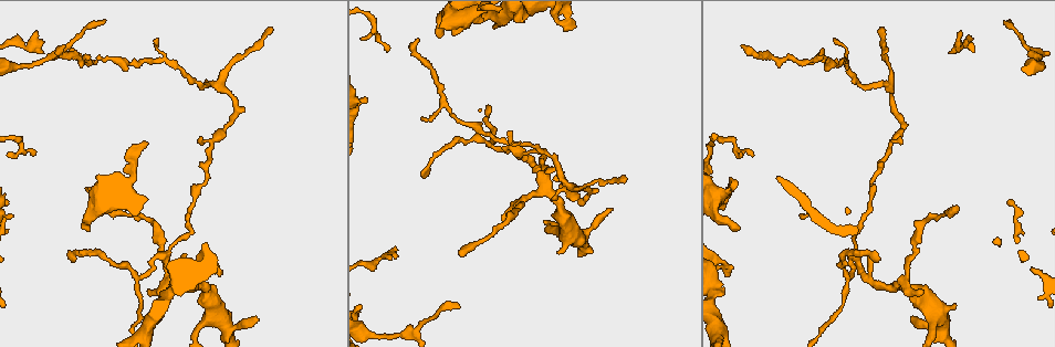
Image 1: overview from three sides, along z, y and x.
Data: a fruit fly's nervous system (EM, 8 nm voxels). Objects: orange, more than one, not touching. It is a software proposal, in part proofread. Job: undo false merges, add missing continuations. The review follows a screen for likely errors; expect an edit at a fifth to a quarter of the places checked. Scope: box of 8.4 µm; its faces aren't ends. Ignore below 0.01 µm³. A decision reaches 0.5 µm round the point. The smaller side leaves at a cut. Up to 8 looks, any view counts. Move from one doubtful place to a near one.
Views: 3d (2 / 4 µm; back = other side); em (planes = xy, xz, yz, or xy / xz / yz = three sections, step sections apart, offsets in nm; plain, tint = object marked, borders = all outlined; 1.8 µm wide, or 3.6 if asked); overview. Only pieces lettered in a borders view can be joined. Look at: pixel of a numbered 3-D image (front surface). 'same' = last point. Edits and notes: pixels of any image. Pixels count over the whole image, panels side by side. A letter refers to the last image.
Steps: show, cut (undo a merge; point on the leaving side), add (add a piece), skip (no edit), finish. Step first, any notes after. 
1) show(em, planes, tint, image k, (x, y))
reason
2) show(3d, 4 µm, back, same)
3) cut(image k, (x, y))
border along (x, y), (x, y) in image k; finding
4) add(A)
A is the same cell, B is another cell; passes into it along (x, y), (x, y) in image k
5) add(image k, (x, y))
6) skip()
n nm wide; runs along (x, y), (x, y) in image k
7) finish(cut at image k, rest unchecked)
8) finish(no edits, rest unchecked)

show(em, yz, step 4, borders, image 1, (149, 290))
an open end

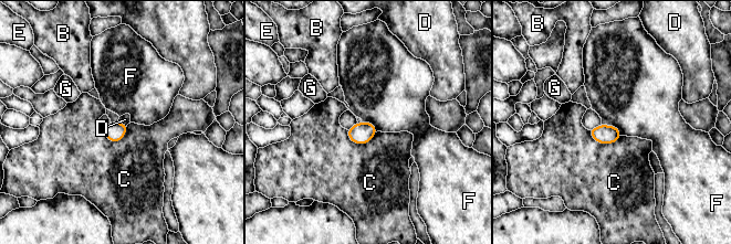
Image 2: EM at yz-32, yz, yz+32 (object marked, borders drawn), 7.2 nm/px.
skip()
B, C, D, E, F and G are other cells; border along (602, 124), (614, 126), (620, 135) in image 2; no lettered piece goes on from it

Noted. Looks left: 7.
show(3d, 2 µm, image 1, (259, 318))
an open end

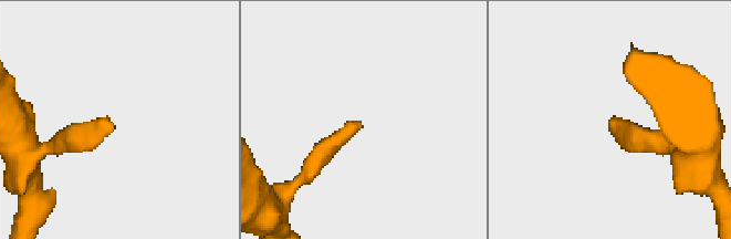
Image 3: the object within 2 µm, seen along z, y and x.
show(em, yz, step 16, tint, image 3, (608, 124))

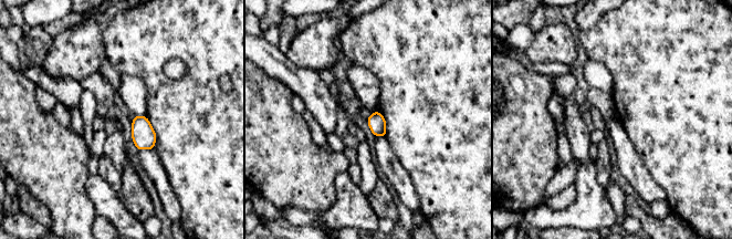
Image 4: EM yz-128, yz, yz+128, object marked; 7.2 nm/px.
show(em, planes, borders, same)
another direction

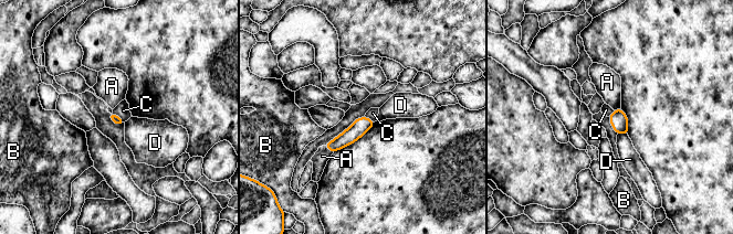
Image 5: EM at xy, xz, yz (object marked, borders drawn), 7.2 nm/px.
skip()
C touches over 120 nm; A, B, C and D are other cells; border along (112, 112), (124, 121) in image 5; no lettered piece goes on from it

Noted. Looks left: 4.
show(3d, 2 µm, image 1, (421, 119))
an open end

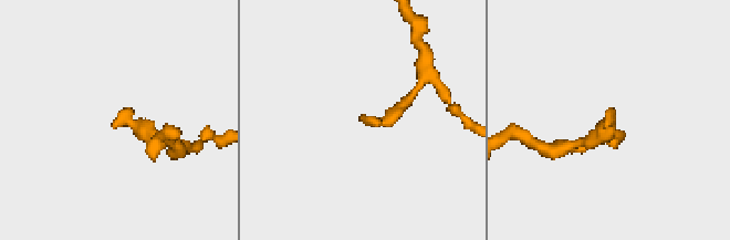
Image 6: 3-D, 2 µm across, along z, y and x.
show(em, yz, step 4, borders, image 6, (117, 122))
now the EM

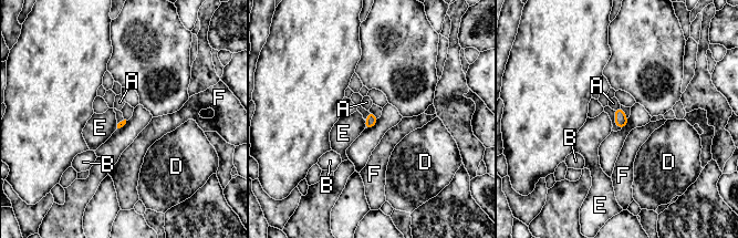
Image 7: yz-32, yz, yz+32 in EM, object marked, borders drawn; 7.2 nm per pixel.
skip()
A, B, D, E and F are other cells; border along (364, 121), (365, 126) in image 7; none of them fits

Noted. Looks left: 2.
finish(no edits, rest unchecked)

